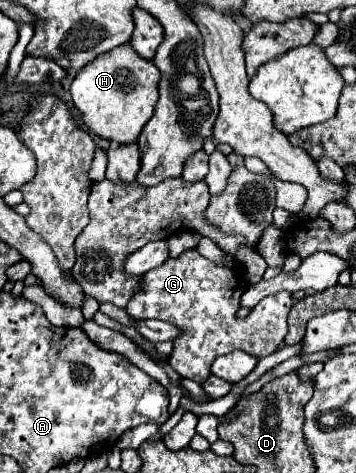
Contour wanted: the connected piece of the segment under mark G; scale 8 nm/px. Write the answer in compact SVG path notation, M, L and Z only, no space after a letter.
M185 250L177 258L167 258L159 268L149 270L141 278L141 288L127 304L127 314L133 318L157 318L173 322L181 334L173 340L169 364L183 378L205 382L211 376L211 364L217 356L233 350L245 350L255 358L269 356L277 350L287 334L287 314L294 300L291 293L281 291L260 301L245 318L237 318L241 294L247 290L243 274L237 270L233 254L225 254L225 264L205 260L197 250Z

